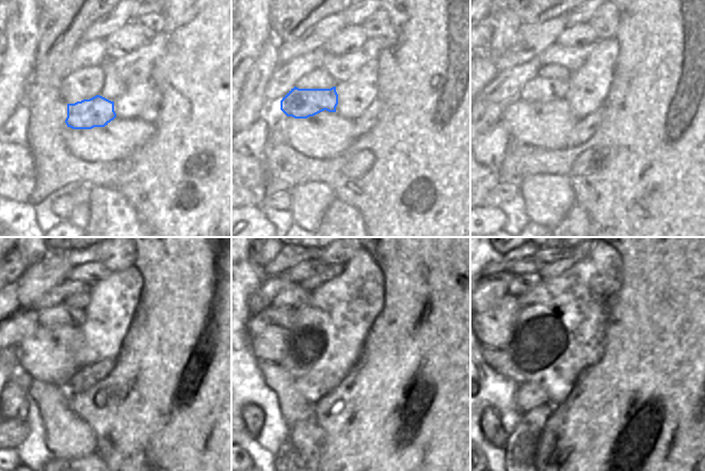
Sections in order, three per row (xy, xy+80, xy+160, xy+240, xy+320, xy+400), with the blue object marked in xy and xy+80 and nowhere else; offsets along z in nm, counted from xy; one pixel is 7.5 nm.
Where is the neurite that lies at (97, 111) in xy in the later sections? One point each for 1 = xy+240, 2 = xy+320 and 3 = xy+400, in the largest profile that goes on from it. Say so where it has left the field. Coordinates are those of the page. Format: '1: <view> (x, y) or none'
1: xy+240 (60, 315)
2: xy+320 (291, 297)
3: xy+400 (518, 285)

